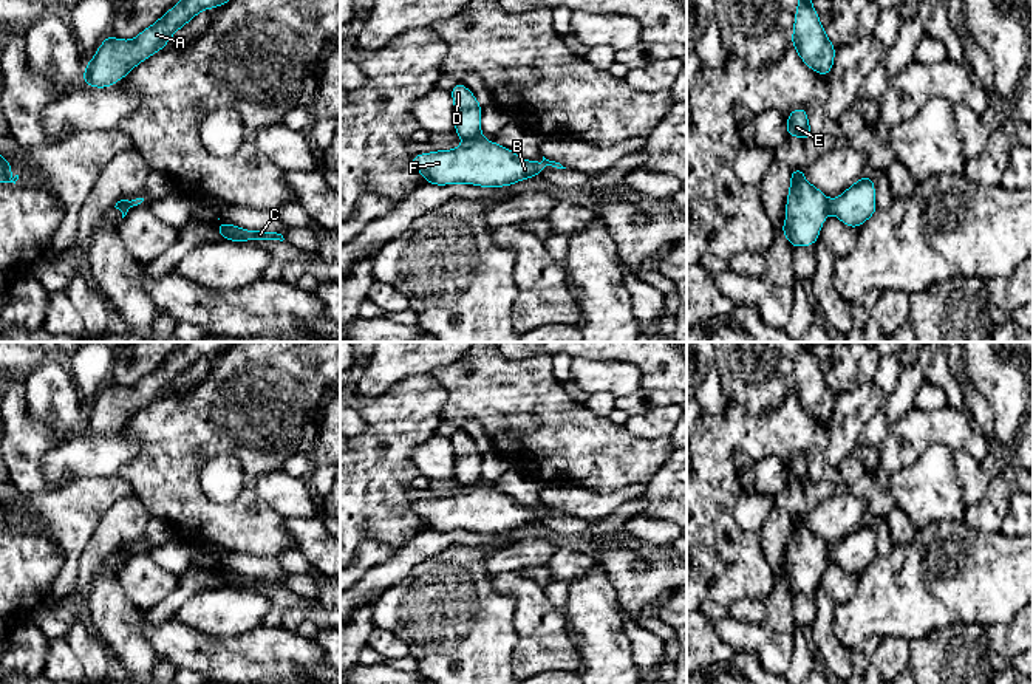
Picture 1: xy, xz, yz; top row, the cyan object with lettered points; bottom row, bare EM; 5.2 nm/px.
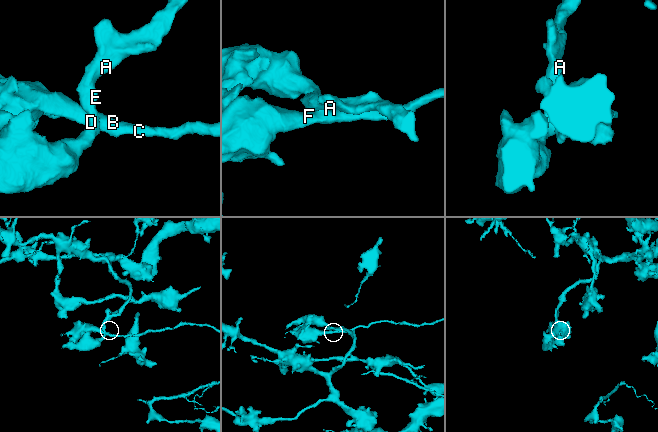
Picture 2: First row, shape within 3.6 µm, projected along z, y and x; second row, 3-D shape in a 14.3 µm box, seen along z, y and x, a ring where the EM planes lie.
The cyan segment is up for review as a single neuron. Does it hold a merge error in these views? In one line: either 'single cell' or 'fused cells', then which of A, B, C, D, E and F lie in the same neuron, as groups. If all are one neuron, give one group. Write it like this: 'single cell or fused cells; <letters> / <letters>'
fused cells; A D E / B C F

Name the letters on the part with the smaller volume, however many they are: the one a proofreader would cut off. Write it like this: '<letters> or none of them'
B, C, F

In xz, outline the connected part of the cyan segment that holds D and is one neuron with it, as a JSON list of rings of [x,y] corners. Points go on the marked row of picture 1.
[[[458,82],[448,91],[455,104],[455,133],[464,141],[481,138],[482,107],[475,94],[462,82]]]

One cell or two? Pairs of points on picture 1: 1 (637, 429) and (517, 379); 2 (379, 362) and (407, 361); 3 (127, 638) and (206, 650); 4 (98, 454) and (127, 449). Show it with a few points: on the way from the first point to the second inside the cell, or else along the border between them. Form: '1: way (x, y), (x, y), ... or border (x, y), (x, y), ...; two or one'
1: border (623, 426), (636, 437), (659, 438); two
2: way (385, 362), (401, 361); one
3: border (139, 616), (139, 633), (158, 656); two
4: way (105, 454), (119, 449); one

